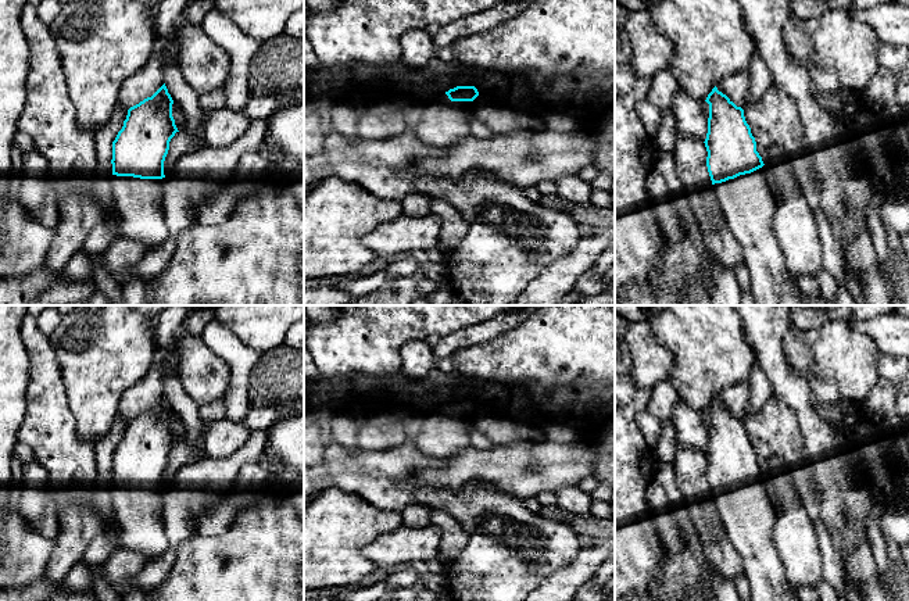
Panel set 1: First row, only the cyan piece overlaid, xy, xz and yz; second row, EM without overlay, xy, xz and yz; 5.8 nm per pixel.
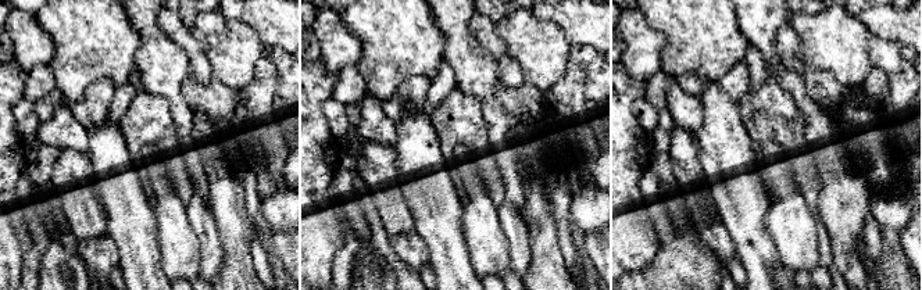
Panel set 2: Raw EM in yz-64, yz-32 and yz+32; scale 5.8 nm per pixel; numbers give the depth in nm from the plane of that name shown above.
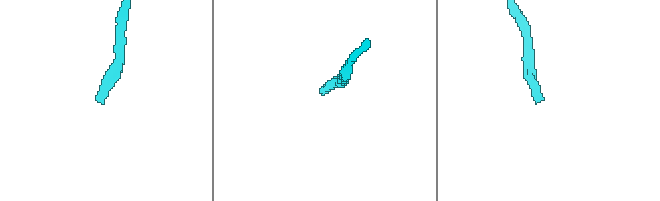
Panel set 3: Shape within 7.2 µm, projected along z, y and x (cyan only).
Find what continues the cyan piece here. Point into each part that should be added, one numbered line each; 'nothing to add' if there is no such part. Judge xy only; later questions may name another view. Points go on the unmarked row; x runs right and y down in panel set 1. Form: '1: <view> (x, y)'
1: xy (138, 514)

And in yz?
1: yz (747, 512)

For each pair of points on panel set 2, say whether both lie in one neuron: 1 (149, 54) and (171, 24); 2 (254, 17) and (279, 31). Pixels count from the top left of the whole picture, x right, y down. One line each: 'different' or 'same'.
1: different
2: same

